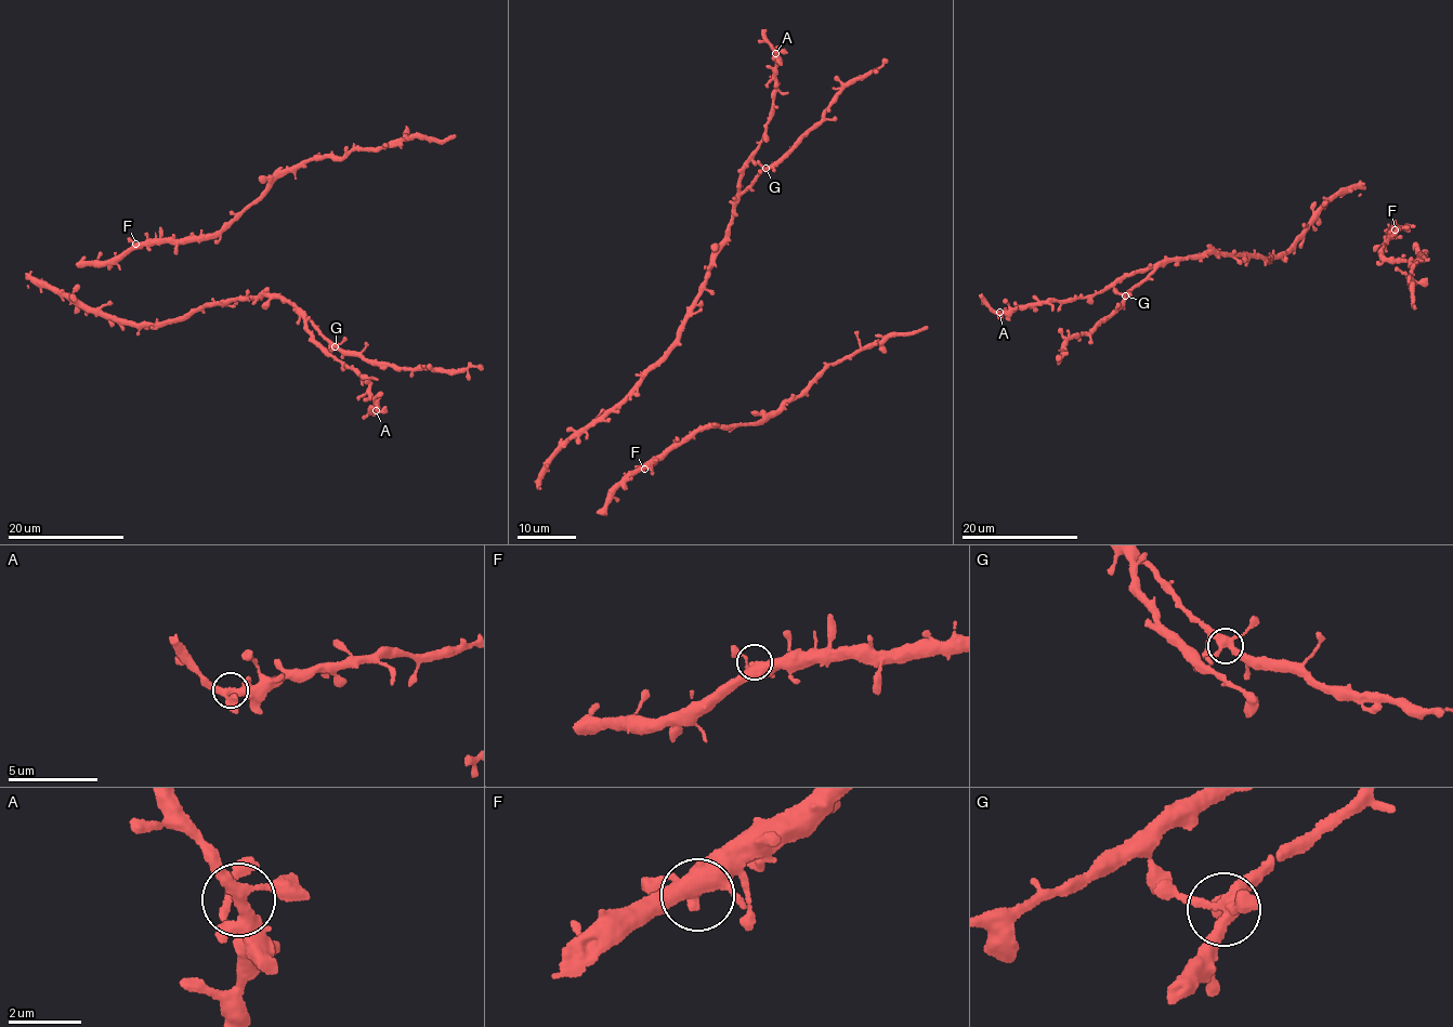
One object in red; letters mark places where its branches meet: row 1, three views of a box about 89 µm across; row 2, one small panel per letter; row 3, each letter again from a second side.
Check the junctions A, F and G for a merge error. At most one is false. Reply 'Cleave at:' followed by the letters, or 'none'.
Cleave at: none

